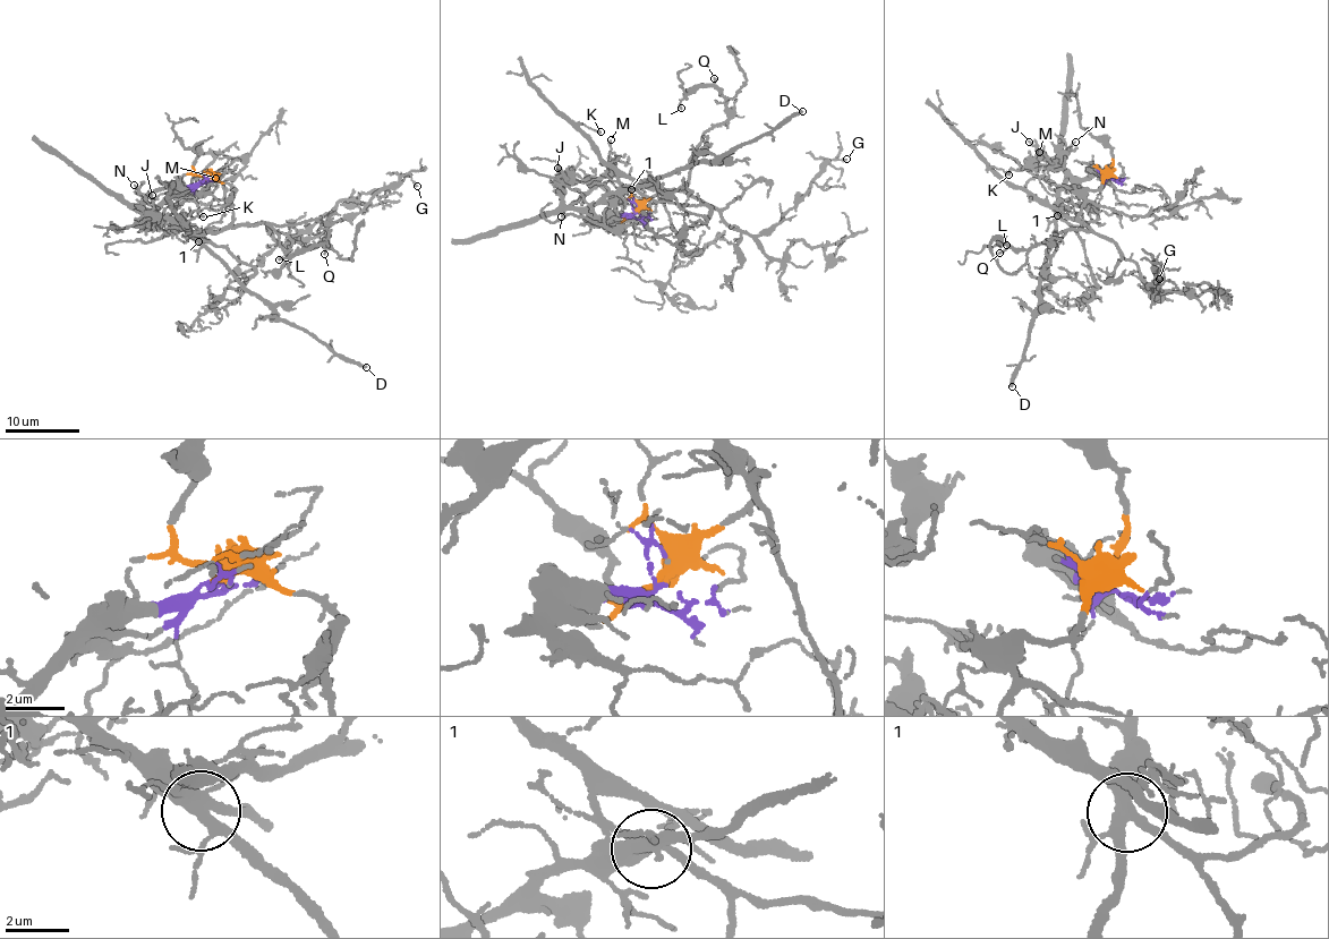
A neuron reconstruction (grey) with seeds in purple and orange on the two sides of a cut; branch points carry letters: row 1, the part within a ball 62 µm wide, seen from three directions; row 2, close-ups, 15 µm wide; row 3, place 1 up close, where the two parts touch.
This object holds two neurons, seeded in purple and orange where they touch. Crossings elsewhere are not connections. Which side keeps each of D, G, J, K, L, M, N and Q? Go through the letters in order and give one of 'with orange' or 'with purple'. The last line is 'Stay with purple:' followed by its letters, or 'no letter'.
D: with purple
G: with orange
J: with purple
K: with orange
L: with orange
M: with purple
N: with purple
Q: with orange
Stay with purple: D, J, M, N

